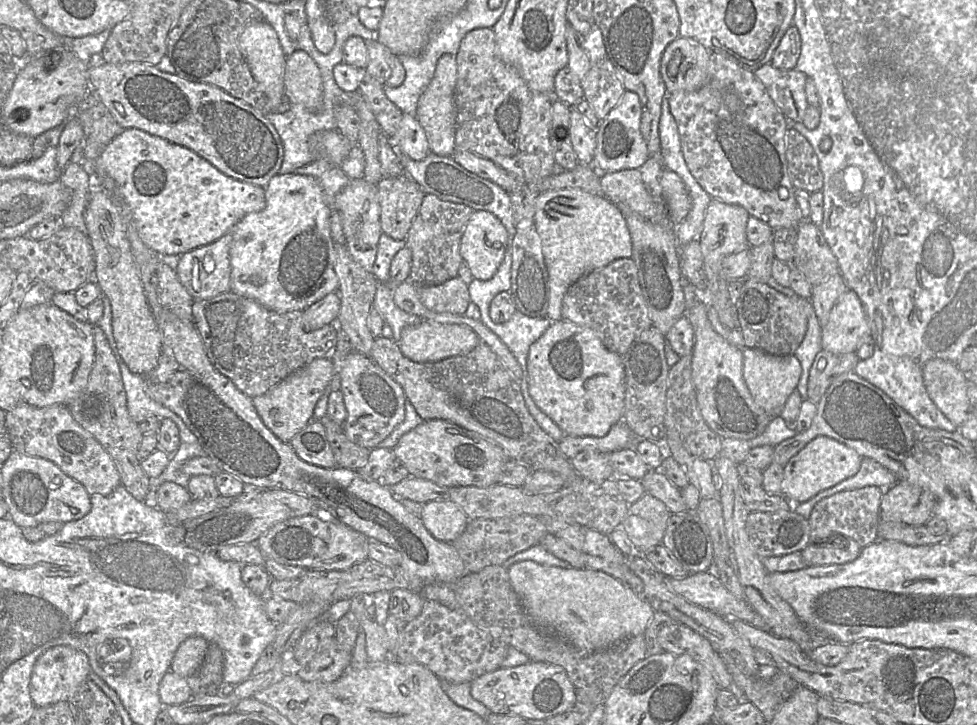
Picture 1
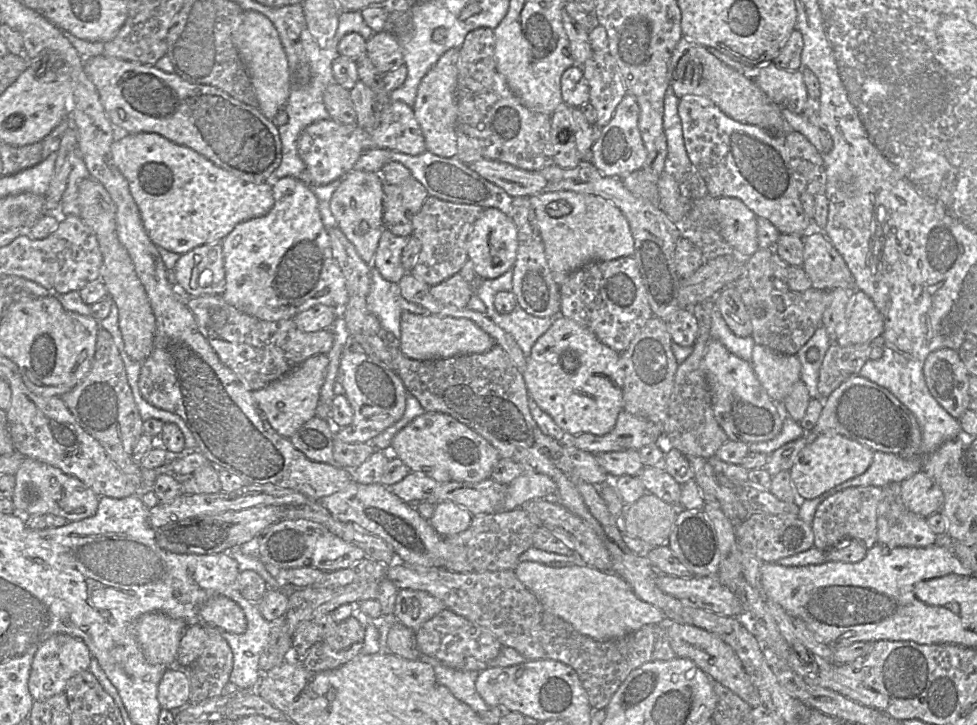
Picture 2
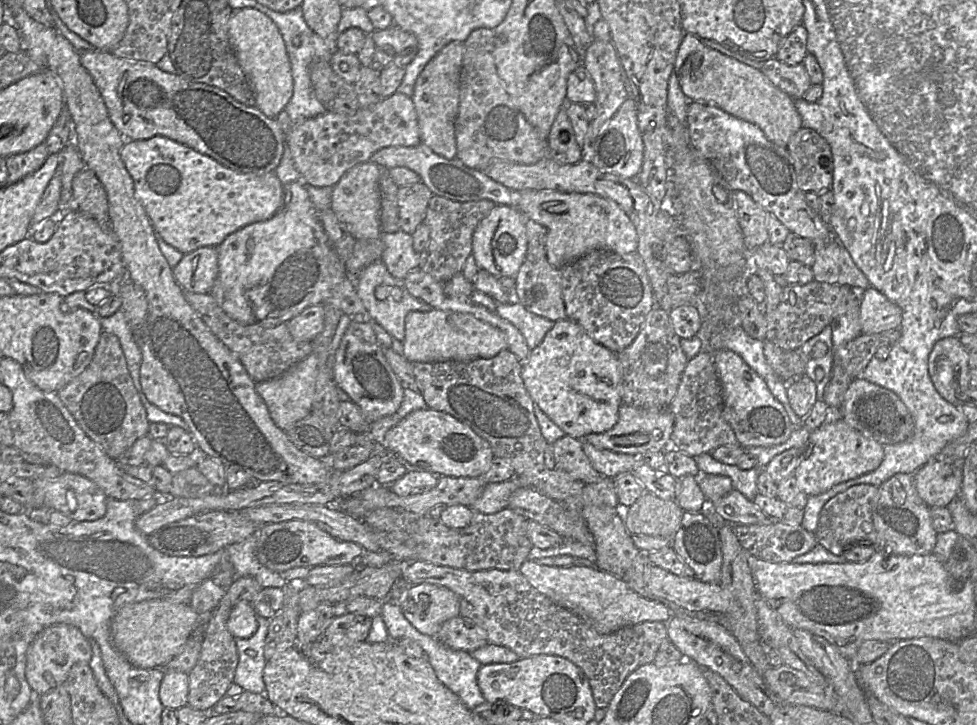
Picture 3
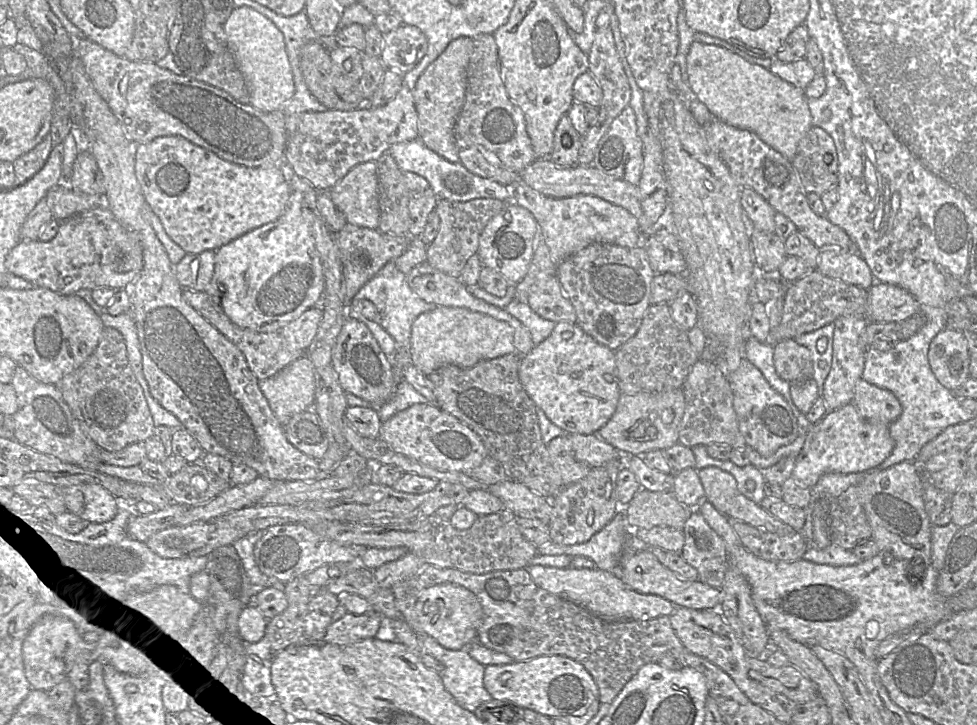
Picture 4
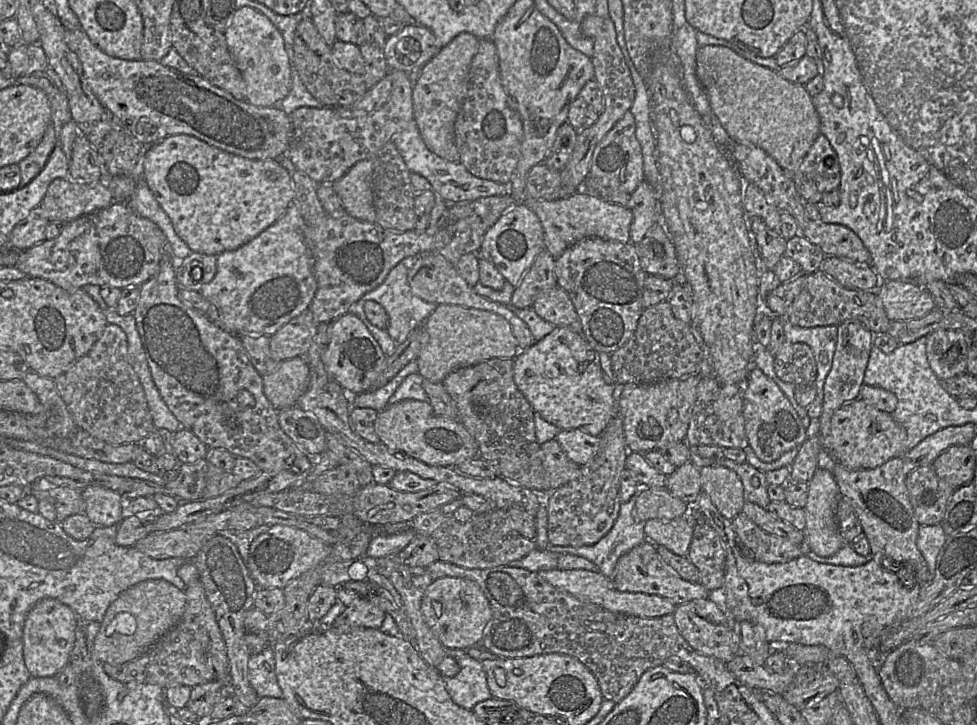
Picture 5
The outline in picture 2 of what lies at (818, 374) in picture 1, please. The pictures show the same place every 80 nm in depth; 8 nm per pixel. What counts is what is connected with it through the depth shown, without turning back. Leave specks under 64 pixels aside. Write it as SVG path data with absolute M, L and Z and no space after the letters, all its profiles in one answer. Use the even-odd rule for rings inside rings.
M832 342L819 370L819 399L825 400L845 380L858 375L870 353L870 343L841 346Z

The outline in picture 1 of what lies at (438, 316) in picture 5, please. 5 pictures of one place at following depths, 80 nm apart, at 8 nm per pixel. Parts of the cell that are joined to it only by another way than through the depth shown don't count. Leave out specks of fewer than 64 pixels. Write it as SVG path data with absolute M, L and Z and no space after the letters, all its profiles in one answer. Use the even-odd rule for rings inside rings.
M424 320L419 325L407 326L403 329L399 347L402 354L414 362L435 362L466 354L474 349L479 341L477 334L467 326Z

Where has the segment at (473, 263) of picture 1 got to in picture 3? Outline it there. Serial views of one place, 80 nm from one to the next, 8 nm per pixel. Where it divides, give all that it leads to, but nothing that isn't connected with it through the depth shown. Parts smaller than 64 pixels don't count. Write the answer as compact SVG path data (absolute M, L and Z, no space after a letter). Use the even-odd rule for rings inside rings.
M495 205L473 234L471 254L480 270L486 270L497 278L515 278L527 254L525 215L515 206Z

